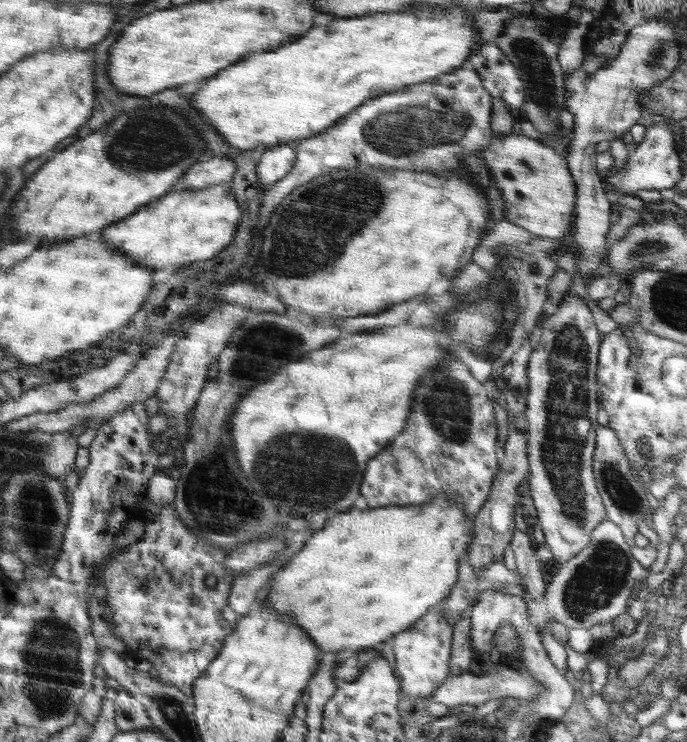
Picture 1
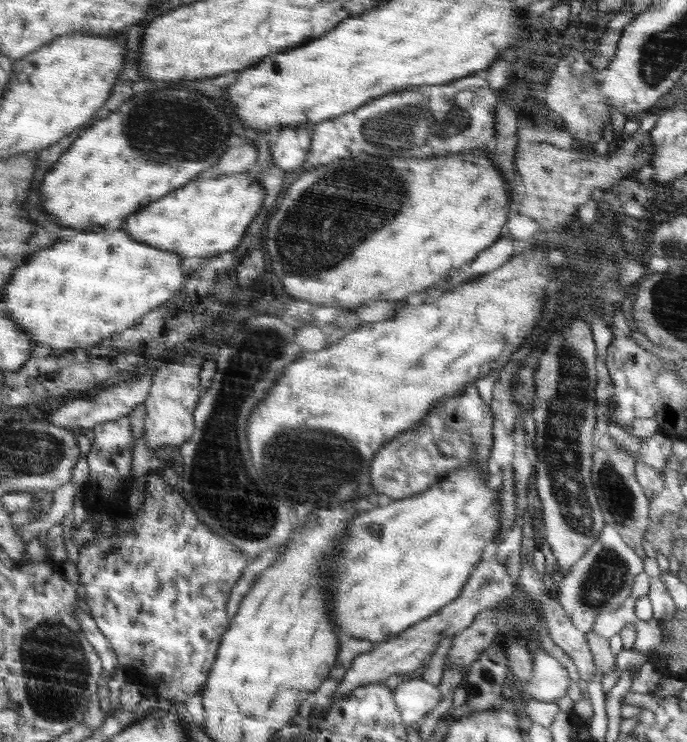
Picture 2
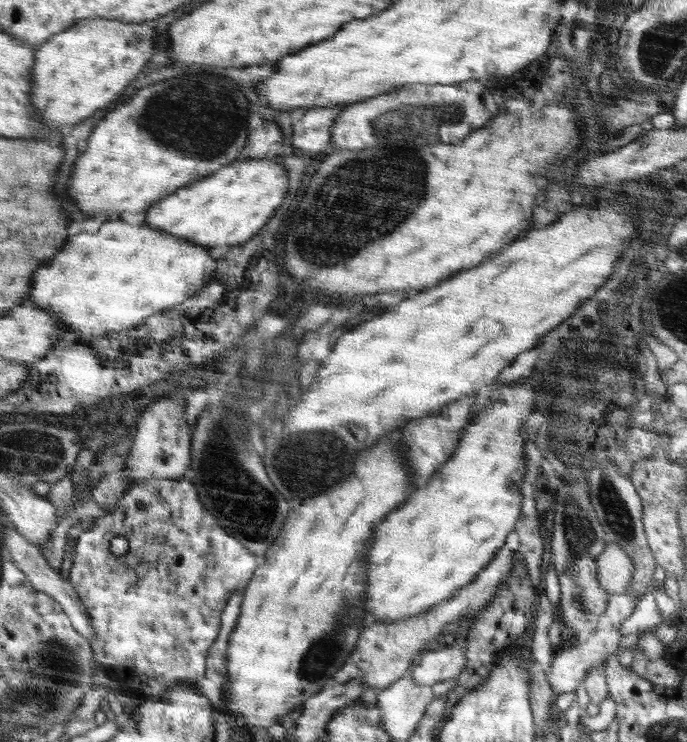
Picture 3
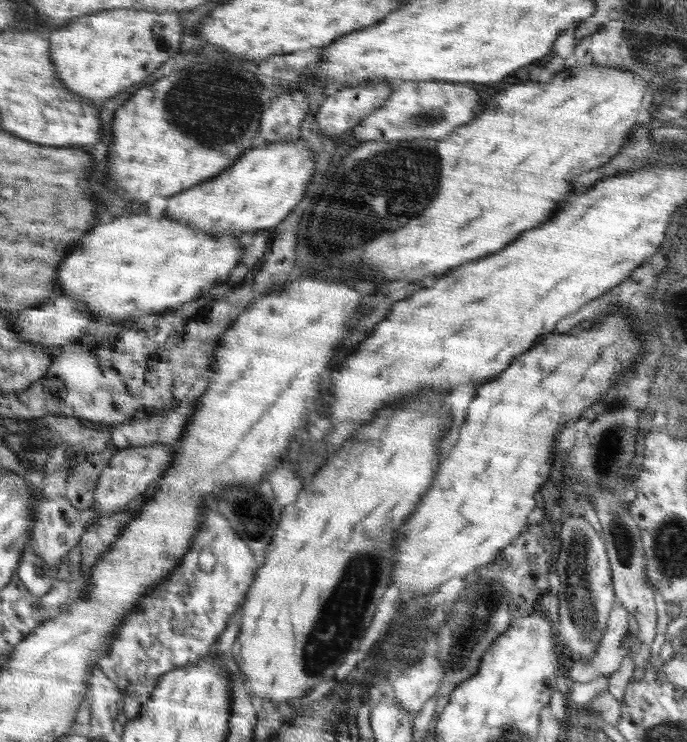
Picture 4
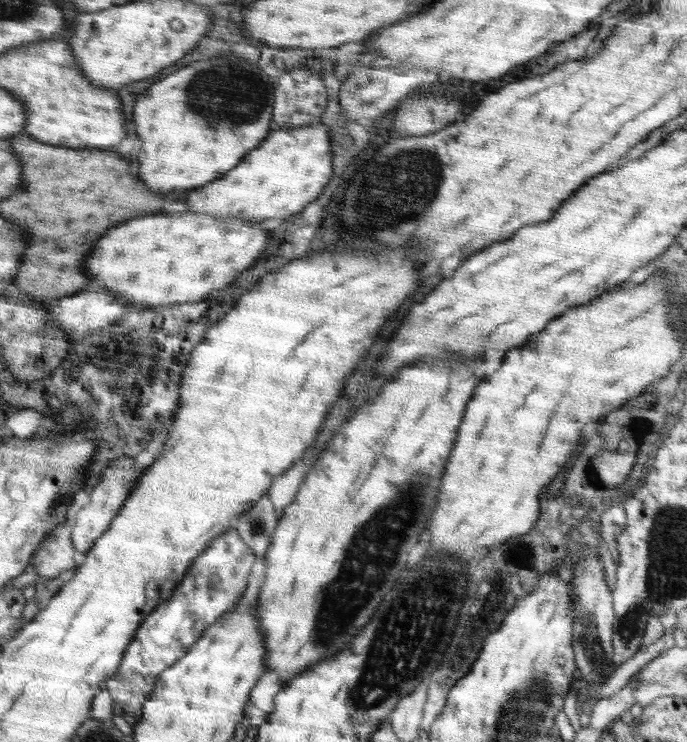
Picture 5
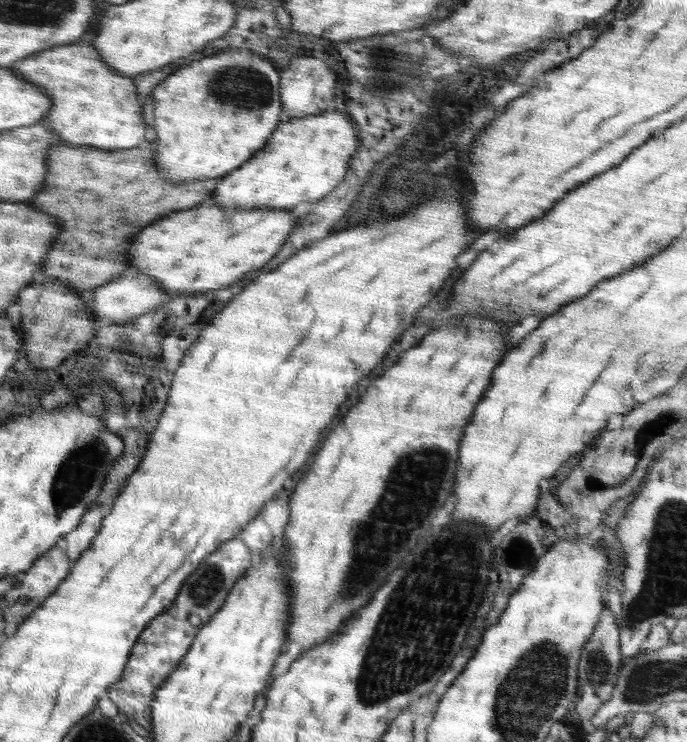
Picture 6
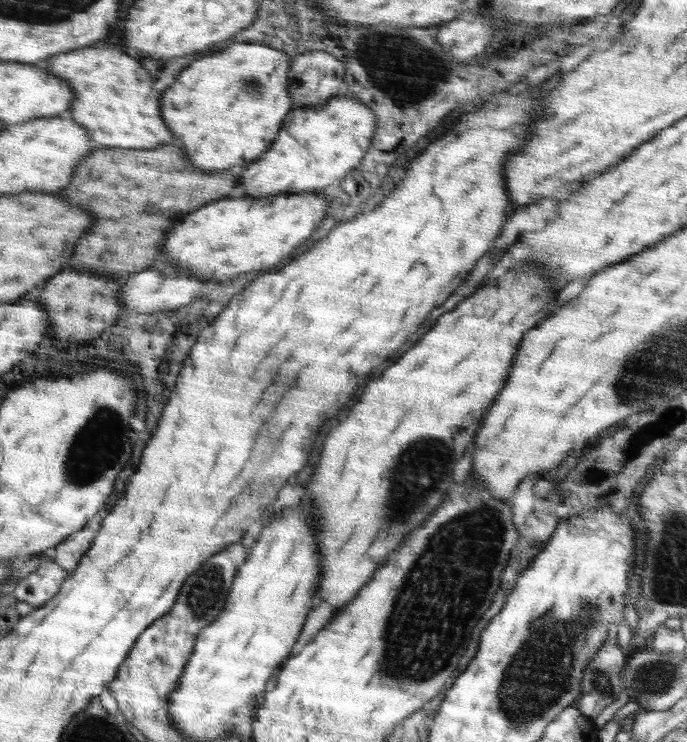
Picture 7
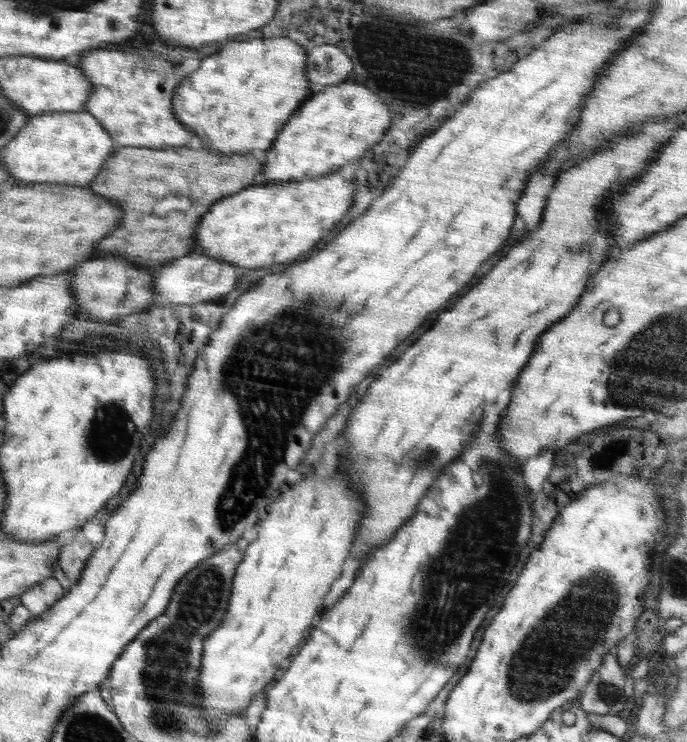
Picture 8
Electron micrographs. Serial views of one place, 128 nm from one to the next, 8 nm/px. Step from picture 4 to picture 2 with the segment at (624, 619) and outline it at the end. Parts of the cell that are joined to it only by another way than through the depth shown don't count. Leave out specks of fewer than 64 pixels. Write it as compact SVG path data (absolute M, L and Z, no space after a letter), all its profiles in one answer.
M540 646L536 649L536 654L534 654L534 669L533 669L533 678L528 682L522 683L522 694L528 693L531 698L536 699L537 701L554 701L560 696L567 694L568 687L570 686L570 674L568 670L558 660L555 660L544 651L544 647Z

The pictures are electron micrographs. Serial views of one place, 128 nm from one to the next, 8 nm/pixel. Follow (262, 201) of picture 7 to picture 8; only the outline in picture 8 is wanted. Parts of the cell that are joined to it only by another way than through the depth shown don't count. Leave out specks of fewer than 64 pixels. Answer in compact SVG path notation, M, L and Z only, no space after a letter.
M338 170L331 174L302 180L301 182L274 181L262 186L247 187L246 189L224 198L212 205L206 216L200 220L194 241L194 252L200 255L210 255L228 261L243 269L263 269L266 264L280 264L298 258L308 252L316 242L329 234L336 224L346 216L350 206L354 204L354 194L357 185L353 180L346 180Z

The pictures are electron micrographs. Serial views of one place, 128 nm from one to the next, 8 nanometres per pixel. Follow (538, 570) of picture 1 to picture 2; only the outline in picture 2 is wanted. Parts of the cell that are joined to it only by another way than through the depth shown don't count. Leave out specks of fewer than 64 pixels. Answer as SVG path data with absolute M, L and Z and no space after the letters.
M521 556L519 580L521 581L523 590L530 595L532 599L538 602L542 618L546 621L548 632L550 632L550 638L552 638L554 644L562 648L572 659L574 666L576 666L576 670L580 674L580 679L586 681L586 683L590 683L594 679L597 668L594 665L593 655L587 644L587 633L578 630L572 625L570 617L566 615L566 611L564 611L564 608L562 608L562 605L558 603L555 595L552 593L551 583L548 581L547 577L538 574L534 566L534 558Z

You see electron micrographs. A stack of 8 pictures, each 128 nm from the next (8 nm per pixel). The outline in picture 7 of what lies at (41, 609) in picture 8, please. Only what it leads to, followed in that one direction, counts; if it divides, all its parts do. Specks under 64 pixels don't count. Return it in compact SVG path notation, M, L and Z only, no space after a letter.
M55 561L43 562L35 572L14 584L12 594L17 600L36 609L44 606L50 598L54 598L60 592L67 576L69 572L58 566Z

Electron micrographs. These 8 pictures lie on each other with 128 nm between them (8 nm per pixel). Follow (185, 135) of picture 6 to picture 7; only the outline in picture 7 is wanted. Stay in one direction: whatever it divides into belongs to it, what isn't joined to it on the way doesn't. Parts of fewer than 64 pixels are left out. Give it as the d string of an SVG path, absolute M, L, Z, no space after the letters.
M261 42L255 43L238 43L228 46L226 50L218 52L218 54L212 54L212 56L202 56L202 58L196 59L194 64L190 64L182 74L178 75L178 78L175 78L174 83L163 91L161 96L161 106L160 110L162 113L162 119L168 129L172 130L172 134L176 134L176 138L180 138L184 142L184 150L188 152L188 158L193 163L193 166L200 168L201 172L221 172L226 170L226 168L241 168L248 166L252 161L257 159L259 155L266 152L270 145L276 137L280 128L284 124L285 118L288 116L288 113L293 109L292 108L292 97L290 97L289 86L290 86L290 77L288 77L290 66L292 66L292 60L294 57L290 57L288 53L284 51L274 49L274 47L268 46Z

